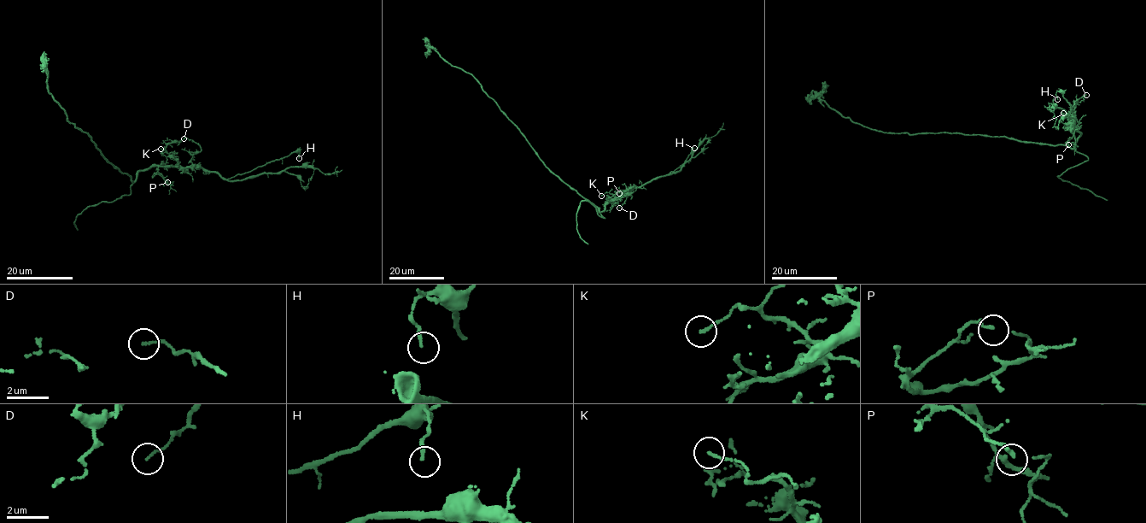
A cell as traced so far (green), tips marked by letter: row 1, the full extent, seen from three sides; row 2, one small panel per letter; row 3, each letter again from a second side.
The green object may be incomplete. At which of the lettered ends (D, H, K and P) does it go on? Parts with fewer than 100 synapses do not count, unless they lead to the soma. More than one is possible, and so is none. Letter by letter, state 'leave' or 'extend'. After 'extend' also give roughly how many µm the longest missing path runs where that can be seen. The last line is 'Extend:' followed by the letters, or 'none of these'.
D: leave
H: leave
K: leave
P: leave
Extend: none of these

